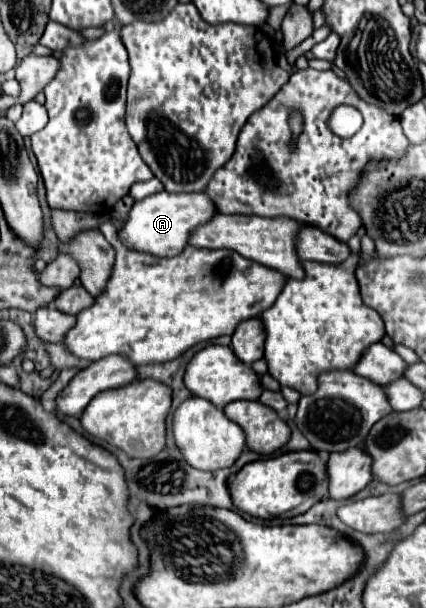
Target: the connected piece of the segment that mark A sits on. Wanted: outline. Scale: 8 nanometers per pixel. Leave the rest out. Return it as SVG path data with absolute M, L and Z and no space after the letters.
M161 191L141 201L135 201L129 217L123 223L119 239L127 249L133 249L133 251L145 251L159 257L175 257L189 245L191 229L207 223L215 213L217 209L209 199L209 195L205 193Z

